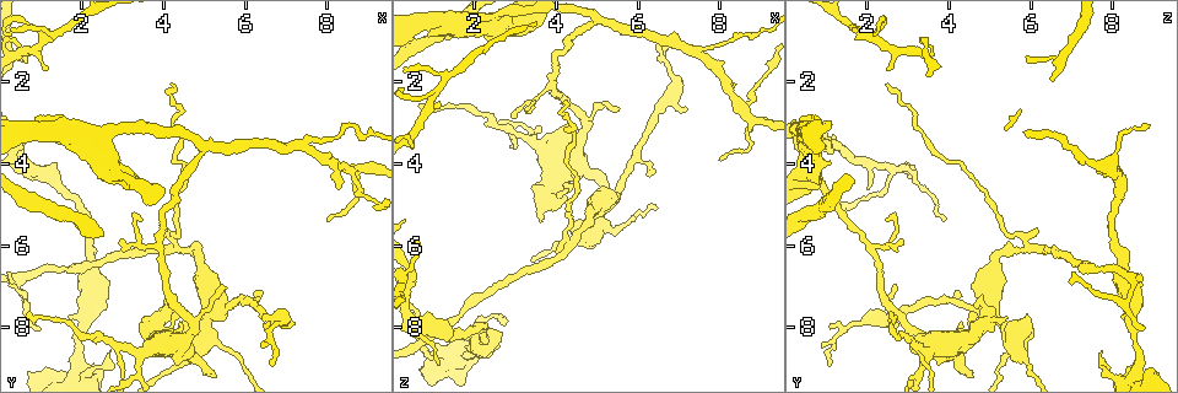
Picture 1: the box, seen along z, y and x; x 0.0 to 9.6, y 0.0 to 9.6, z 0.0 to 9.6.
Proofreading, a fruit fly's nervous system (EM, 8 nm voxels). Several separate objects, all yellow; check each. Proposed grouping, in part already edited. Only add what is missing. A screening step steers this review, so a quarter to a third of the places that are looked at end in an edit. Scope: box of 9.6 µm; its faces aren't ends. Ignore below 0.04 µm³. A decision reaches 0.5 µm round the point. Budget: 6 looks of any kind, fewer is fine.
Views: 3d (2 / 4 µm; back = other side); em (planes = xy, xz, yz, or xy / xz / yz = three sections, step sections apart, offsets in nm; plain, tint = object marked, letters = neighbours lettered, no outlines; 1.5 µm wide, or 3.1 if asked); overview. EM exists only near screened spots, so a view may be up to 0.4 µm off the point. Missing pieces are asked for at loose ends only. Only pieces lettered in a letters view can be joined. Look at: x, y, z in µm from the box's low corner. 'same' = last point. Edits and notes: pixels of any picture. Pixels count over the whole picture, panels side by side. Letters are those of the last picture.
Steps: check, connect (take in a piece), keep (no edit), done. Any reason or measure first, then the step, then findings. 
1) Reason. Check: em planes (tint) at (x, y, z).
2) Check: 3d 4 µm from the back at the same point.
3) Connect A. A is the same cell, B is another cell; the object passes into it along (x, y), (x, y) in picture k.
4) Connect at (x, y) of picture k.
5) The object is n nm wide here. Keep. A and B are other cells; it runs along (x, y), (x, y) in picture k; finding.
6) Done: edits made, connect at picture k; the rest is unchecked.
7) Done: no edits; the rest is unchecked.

Thin end. Check: em planes (letters) at (3.00, 5.90, 2.95).

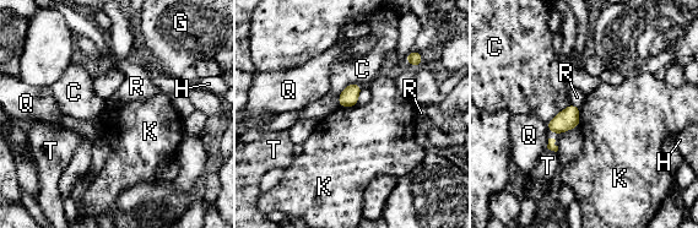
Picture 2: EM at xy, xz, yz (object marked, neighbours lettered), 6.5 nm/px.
Keep. C, G, H, K, Q, R and T are other cells; a border runs along (580, 109), (578, 126) in picture 2; no lettered piece goes on from it.

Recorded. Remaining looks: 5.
Branch stops here. Check: 3d 4 µm at (1.15, 1.75, 2.45).

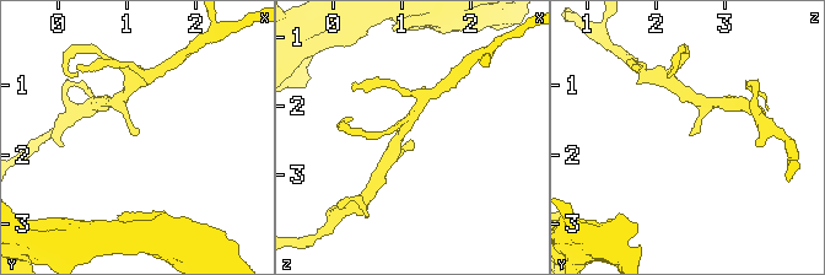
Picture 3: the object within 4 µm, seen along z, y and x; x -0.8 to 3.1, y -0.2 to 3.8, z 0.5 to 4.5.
Check: em xy step 8 (tint) at (1.15, 1.70, 2.50).

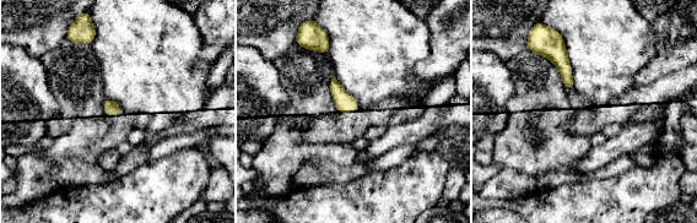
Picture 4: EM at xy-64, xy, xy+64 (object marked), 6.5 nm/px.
Check: em xz step 8 (letters) at the same point.

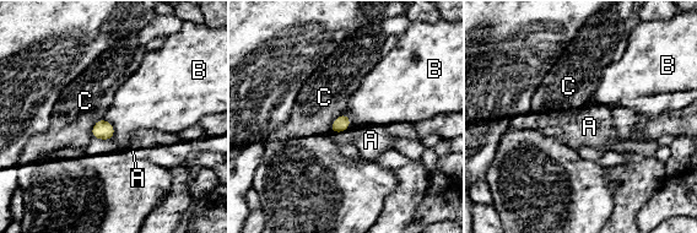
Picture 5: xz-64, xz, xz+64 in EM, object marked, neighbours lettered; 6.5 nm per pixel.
Keep. A, B and C are other cells; a border runs along (102, 119), (113, 126), (111, 139) in picture 5; no lettered piece goes on from it.

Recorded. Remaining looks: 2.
Done: no edits; the rest is unchecked.

